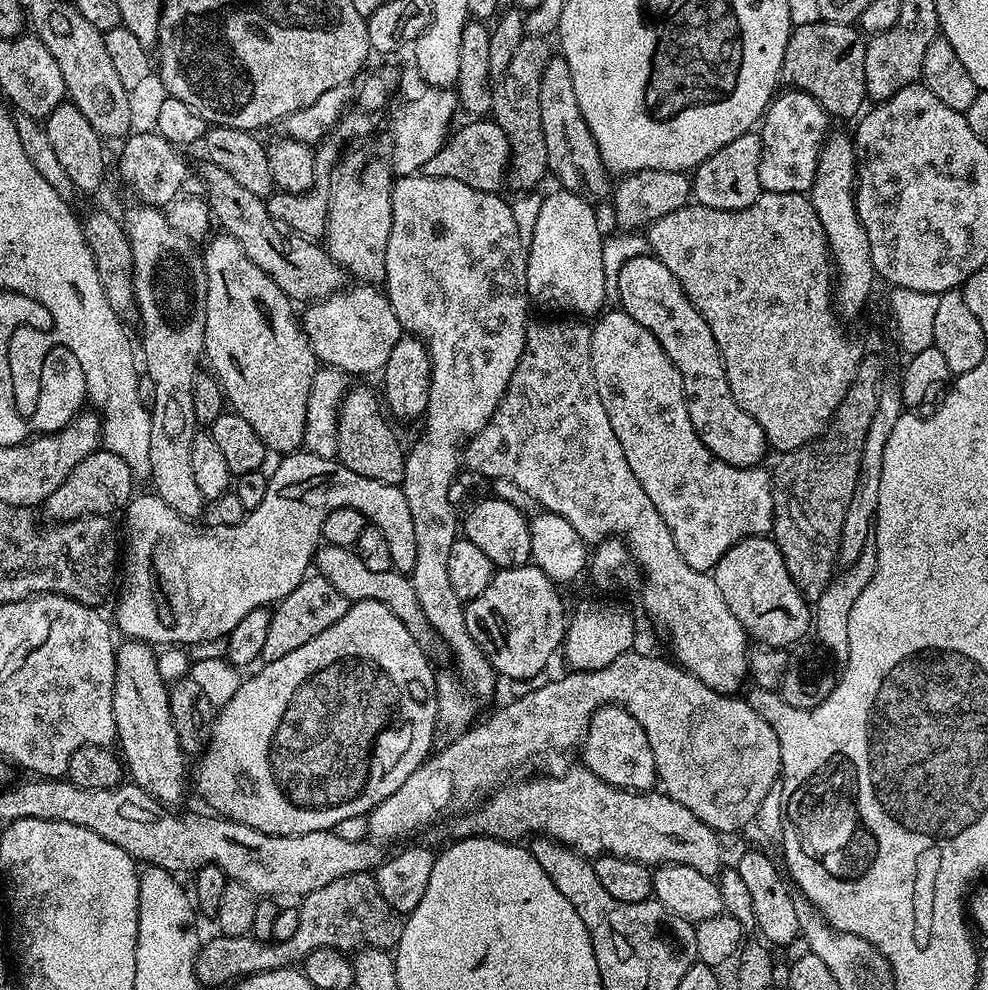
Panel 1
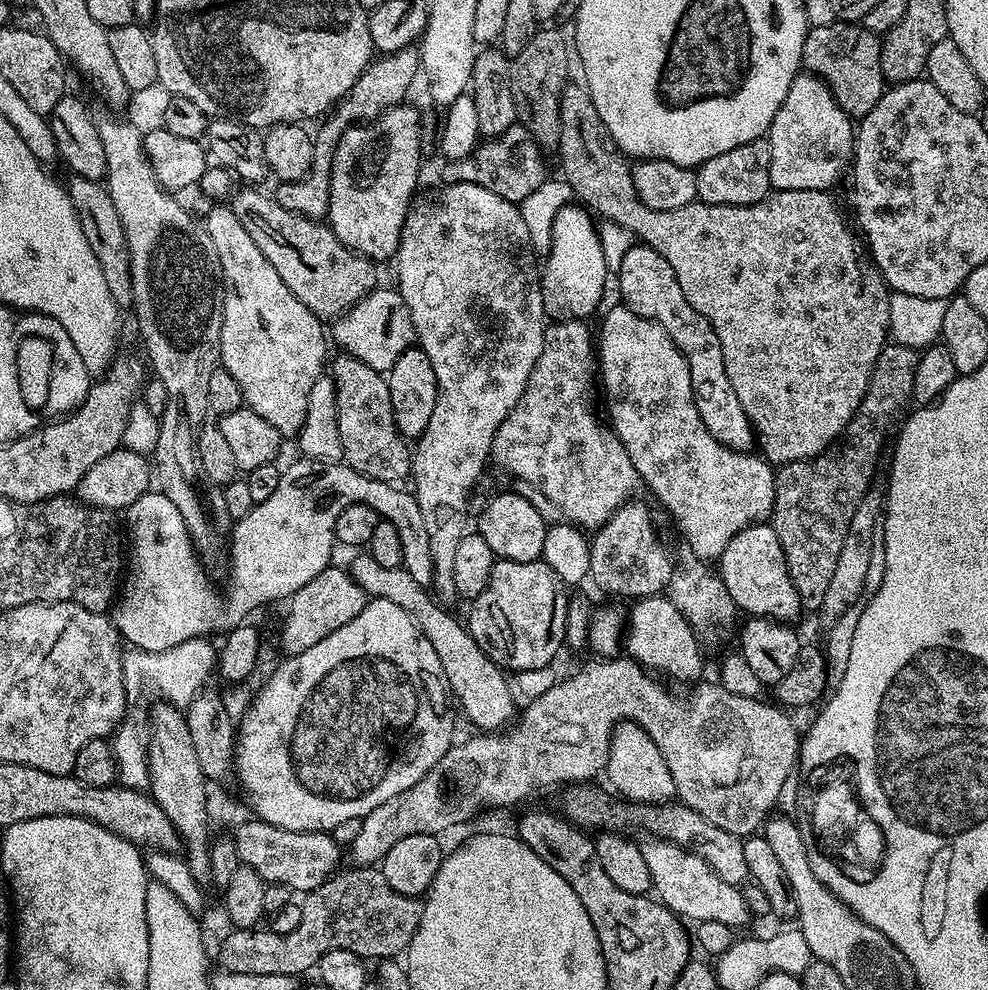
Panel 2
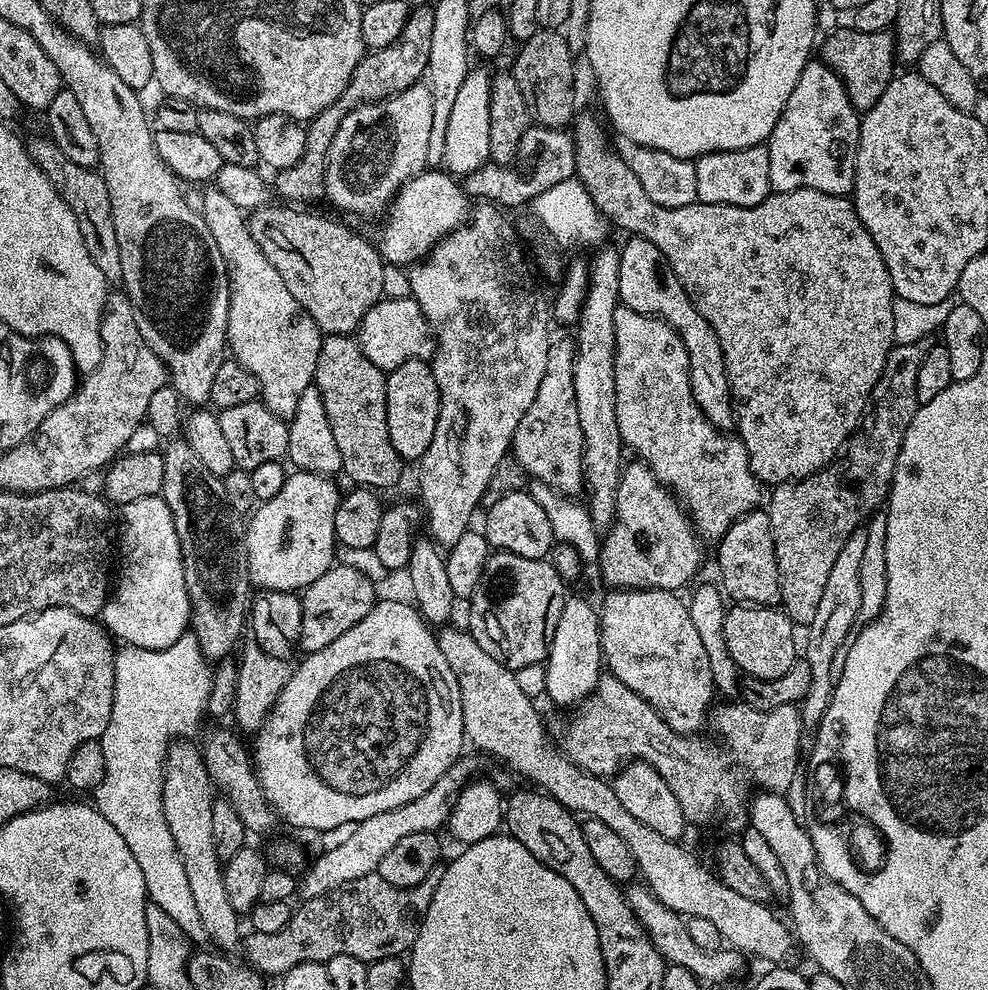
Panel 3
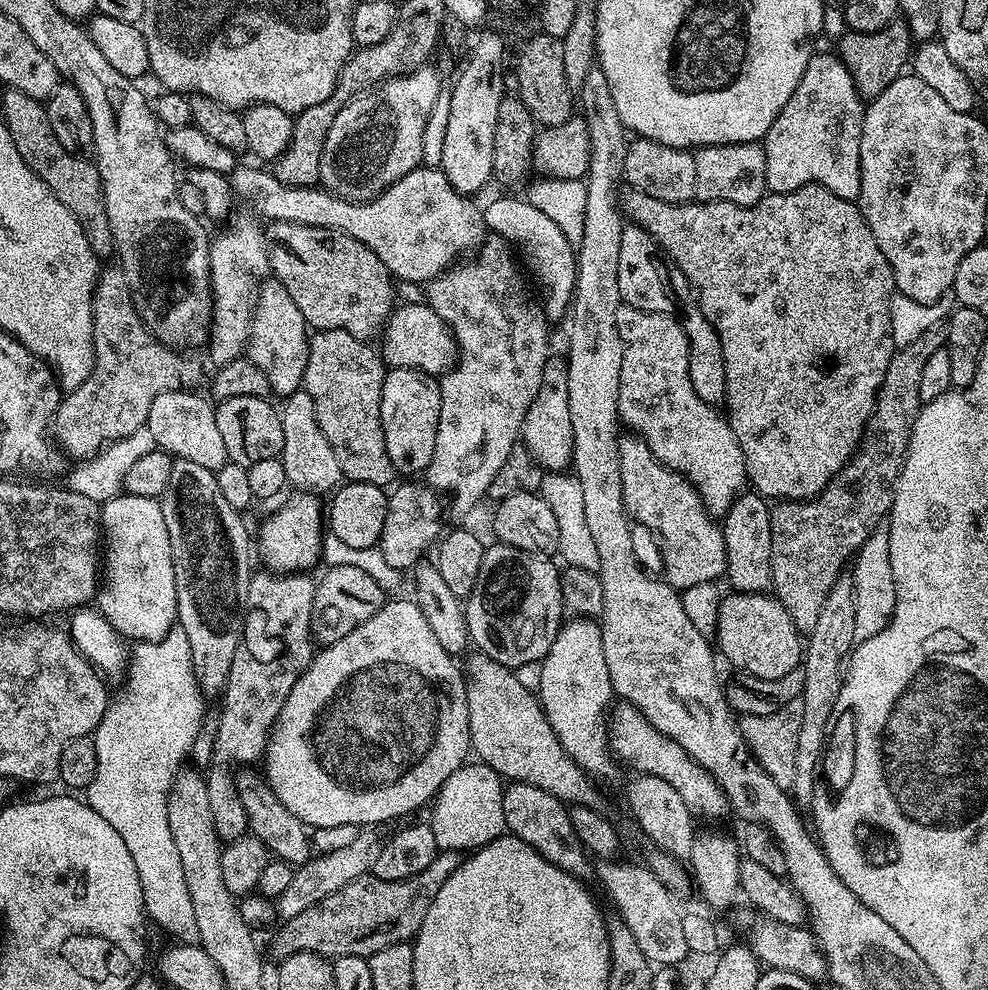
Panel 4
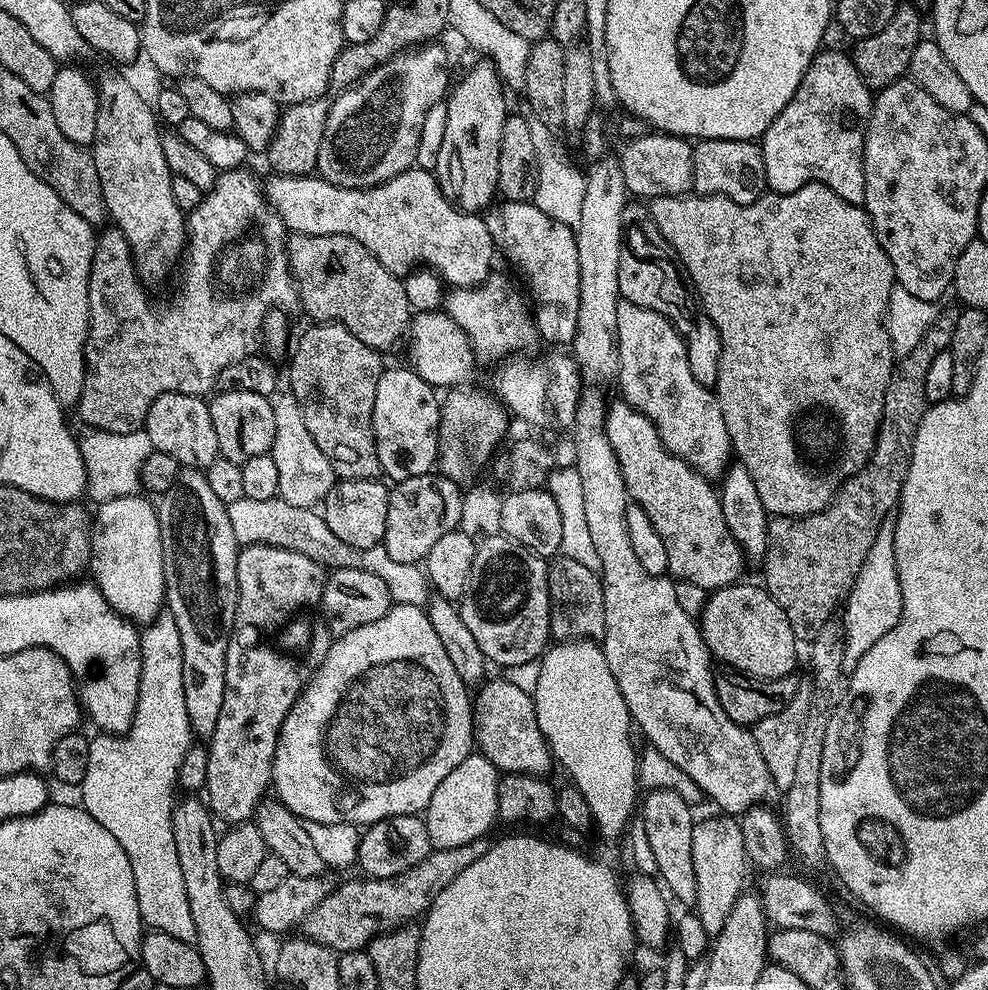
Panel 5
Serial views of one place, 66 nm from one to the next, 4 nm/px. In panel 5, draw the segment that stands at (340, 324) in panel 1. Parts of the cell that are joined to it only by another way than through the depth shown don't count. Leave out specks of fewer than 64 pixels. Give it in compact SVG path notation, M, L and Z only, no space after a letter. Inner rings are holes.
M443 310L416 312L408 326L407 344L407 363L437 390L451 390L467 385L471 381L468 379L476 372L478 357L470 338L466 338L462 326L458 326L458 322L454 322L454 318L450 318Z

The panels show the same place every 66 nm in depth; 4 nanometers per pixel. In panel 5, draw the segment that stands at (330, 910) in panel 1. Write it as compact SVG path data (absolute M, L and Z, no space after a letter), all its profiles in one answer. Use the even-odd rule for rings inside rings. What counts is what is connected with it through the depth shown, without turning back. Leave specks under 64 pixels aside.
M483 838L464 846L433 850L426 858L422 858L422 862L418 862L418 866L397 876L381 880L359 878L348 880L345 884L337 883L332 893L322 898L322 902L318 902L318 906L314 906L314 910L310 910L304 919L303 935L337 954L367 949L375 936L419 921L434 898L438 898L438 894L442 894L442 890L446 890L446 886L450 886L450 882L454 882L454 878L458 878L466 866L478 862L478 858L482 858L489 847L489 841Z

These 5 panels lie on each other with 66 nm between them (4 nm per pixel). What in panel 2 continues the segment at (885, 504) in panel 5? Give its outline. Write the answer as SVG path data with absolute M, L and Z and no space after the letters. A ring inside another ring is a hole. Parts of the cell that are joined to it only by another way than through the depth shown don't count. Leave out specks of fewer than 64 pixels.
M895 342L885 343L866 394L840 439L824 452L817 452L814 458L779 465L776 505L772 507L770 523L784 547L786 566L801 609L820 609L826 590L830 590L830 577L838 563L842 538L846 538L846 526L850 526L858 502L862 502L868 487L877 479L876 467L880 464L888 427L897 423L896 415L912 400L914 370L919 361L917 349Z

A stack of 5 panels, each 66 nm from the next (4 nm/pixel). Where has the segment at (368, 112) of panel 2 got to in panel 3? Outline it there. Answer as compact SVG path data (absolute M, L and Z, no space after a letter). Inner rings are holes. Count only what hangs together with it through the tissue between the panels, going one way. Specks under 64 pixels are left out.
M427 6L427 8L413 7L409 11L406 26L402 28L402 34L398 34L398 38L394 38L394 42L390 42L390 46L382 46L364 55L358 62L358 66L354 70L346 90L342 90L342 94L338 94L338 98L334 102L330 102L330 106L326 106L326 110L322 110L313 120L307 121L305 127L305 150L302 153L302 158L294 166L277 171L274 176L276 177L276 184L274 180L274 192L275 195L277 192L281 196L279 197L281 201L292 206L315 205L312 203L324 196L326 154L330 150L330 142L334 142L334 134L338 131L338 126L342 126L342 118L346 114L353 112L358 106L372 104L375 100L390 98L394 94L421 83L425 79L428 63L430 62L430 38L433 37L434 12L435 10L432 6Z

